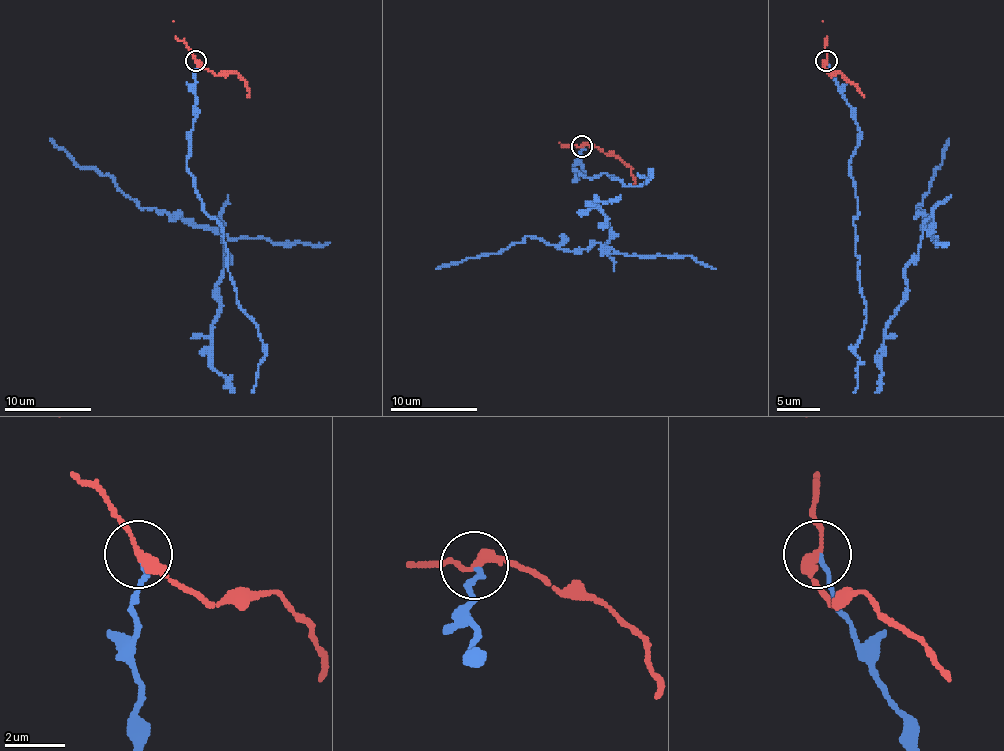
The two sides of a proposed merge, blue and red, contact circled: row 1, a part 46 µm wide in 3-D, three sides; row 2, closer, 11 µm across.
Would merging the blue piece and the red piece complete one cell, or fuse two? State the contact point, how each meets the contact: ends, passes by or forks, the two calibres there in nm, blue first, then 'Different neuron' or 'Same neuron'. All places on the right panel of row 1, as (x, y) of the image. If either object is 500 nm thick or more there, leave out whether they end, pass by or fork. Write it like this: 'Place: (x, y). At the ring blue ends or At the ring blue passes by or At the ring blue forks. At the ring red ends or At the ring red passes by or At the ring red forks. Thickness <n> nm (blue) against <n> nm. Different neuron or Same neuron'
Place: (826, 61). At the ring blue ends. At the ring red passes by. Thickness 140 nm (blue) against 280 nm. Different neuron

